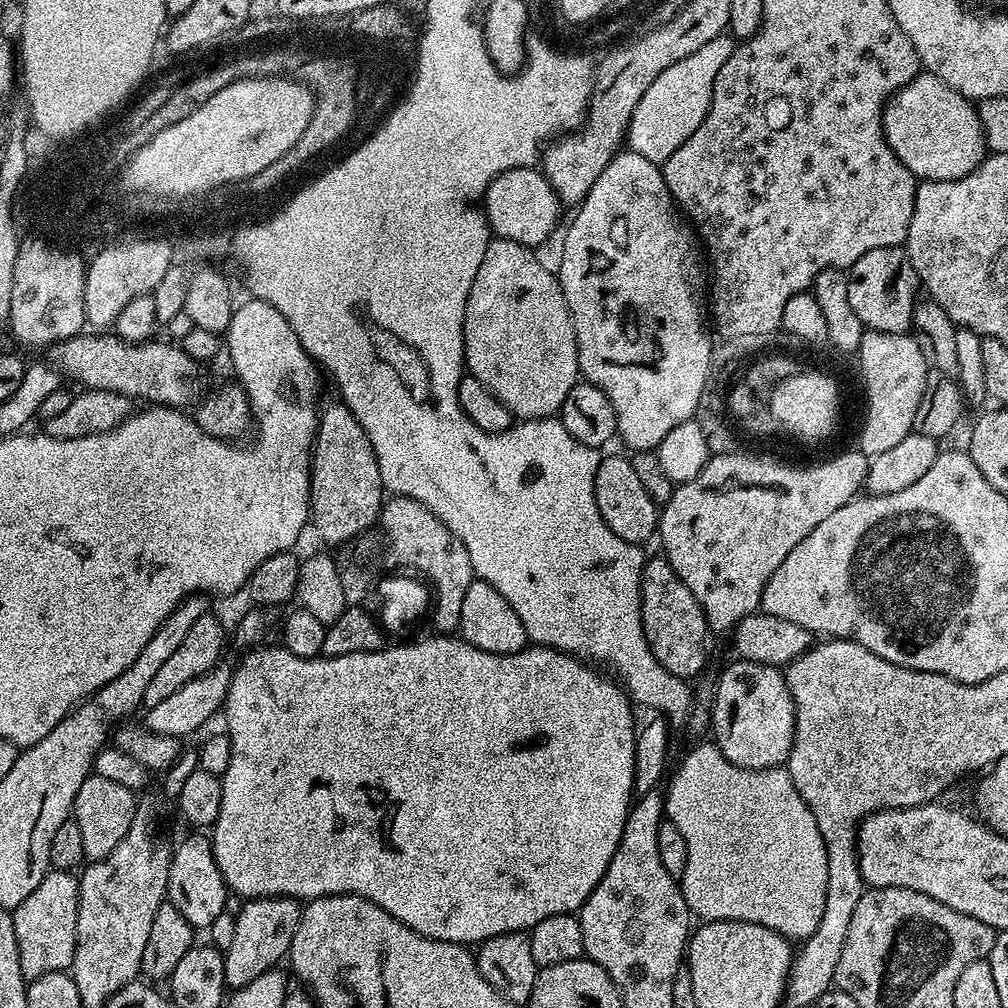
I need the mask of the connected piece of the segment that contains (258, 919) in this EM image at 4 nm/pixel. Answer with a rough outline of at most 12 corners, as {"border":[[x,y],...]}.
{"border":[[290,896],[243,901],[226,985],[245,988],[292,950],[302,911]]}

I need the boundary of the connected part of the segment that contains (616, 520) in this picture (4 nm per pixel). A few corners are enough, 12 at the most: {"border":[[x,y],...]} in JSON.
{"border":[[631,459],[594,474],[602,522],[631,544],[658,532],[658,506]]}

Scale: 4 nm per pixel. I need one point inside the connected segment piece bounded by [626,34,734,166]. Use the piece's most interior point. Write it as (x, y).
(676, 104)

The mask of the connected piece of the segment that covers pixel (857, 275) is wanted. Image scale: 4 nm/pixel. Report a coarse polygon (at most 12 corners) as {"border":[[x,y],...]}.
{"border":[[907,251],[847,269],[850,306],[873,332],[913,331],[920,276]]}

